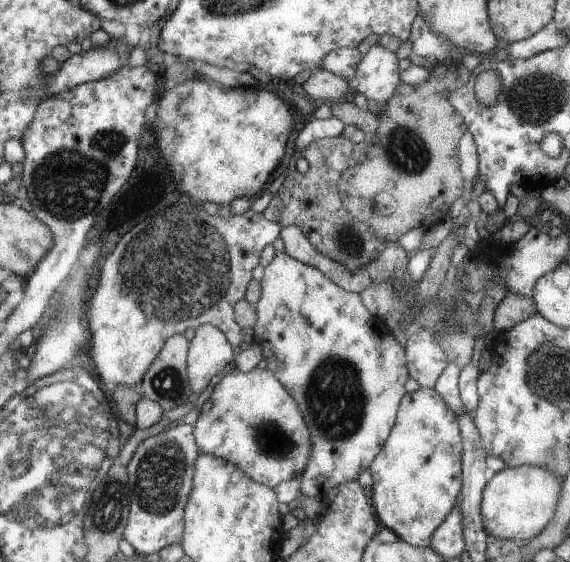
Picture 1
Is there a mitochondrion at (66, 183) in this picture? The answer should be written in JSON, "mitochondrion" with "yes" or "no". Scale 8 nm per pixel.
{"mitochondrion":"yes"}

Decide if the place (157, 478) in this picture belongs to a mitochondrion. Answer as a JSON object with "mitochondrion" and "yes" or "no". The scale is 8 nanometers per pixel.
{"mitochondrion":"yes"}

